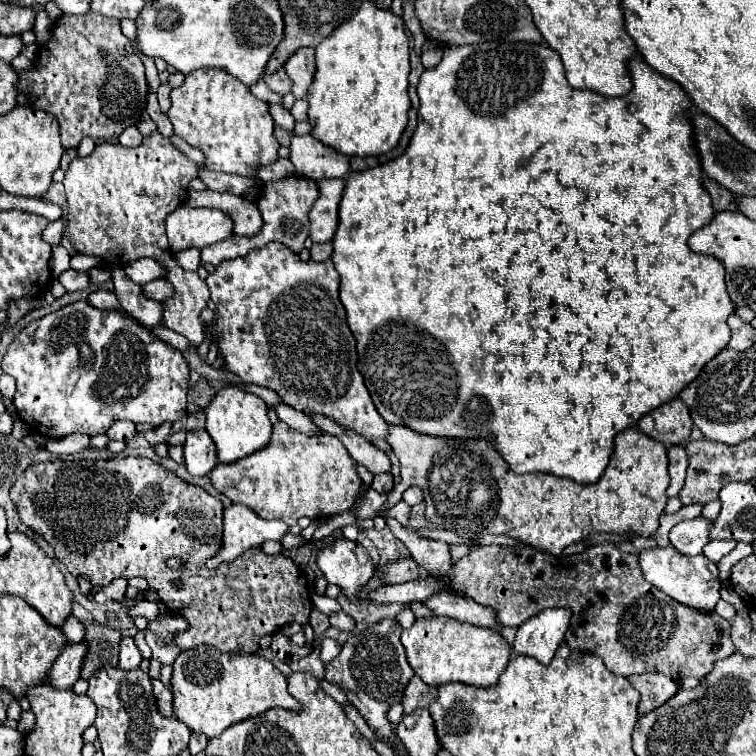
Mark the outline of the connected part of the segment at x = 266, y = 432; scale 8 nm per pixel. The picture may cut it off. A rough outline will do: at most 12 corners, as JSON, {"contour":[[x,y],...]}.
{"contour":[[227,384],[205,408],[219,462],[269,444],[259,396]]}

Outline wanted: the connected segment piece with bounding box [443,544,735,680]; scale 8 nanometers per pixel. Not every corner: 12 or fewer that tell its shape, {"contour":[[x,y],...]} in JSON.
{"contour":[[613,544],[473,548],[443,578],[625,678],[701,680],[729,620],[677,604]]}

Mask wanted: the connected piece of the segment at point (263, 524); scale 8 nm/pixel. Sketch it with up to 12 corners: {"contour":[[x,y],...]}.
{"contour":[[227,506],[215,569],[289,532],[283,520],[259,520],[251,508]]}

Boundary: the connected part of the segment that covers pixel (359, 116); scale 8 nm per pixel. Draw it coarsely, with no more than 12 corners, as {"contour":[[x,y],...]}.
{"contour":[[365,2],[315,50],[311,136],[395,148],[411,108],[401,16]]}

